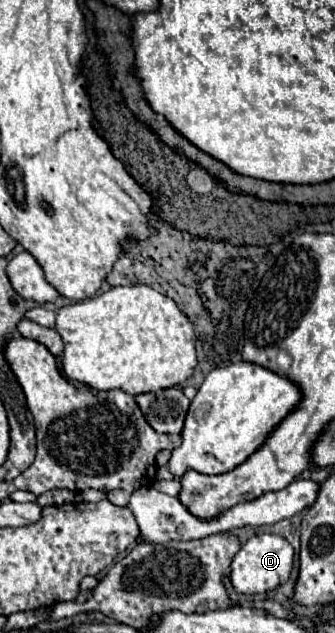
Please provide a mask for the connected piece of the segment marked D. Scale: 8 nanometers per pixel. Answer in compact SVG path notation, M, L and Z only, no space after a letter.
M255 534L251 540L243 544L237 556L231 562L231 584L241 594L261 594L279 588L285 584L293 570L293 546L277 534Z

